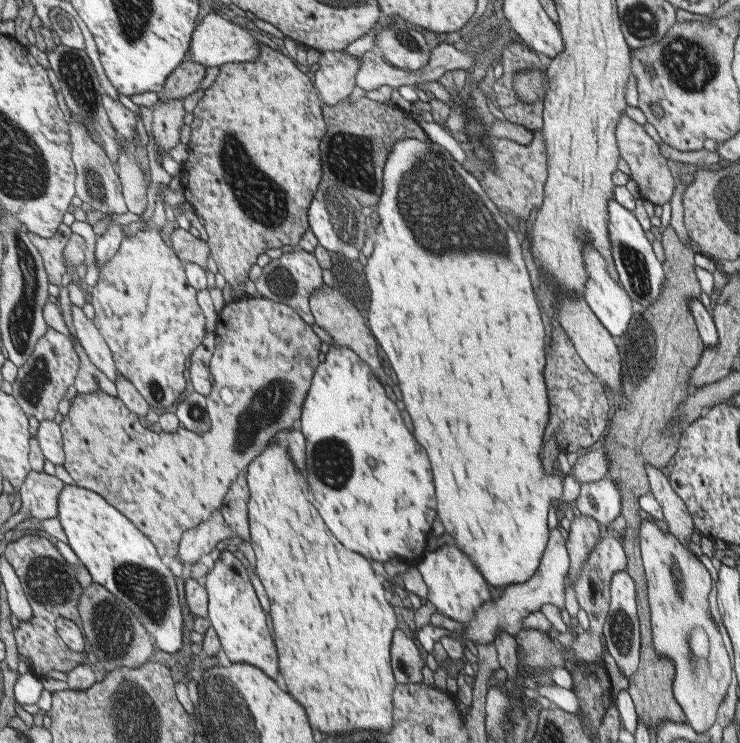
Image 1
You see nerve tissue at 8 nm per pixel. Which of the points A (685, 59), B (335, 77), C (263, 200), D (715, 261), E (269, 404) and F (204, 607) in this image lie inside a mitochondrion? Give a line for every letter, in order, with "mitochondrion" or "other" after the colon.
A: mitochondrion
B: other
C: mitochondrion
D: other
E: mitochondrion
F: other

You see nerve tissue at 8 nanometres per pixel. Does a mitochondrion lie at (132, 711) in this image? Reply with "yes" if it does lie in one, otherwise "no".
yes

